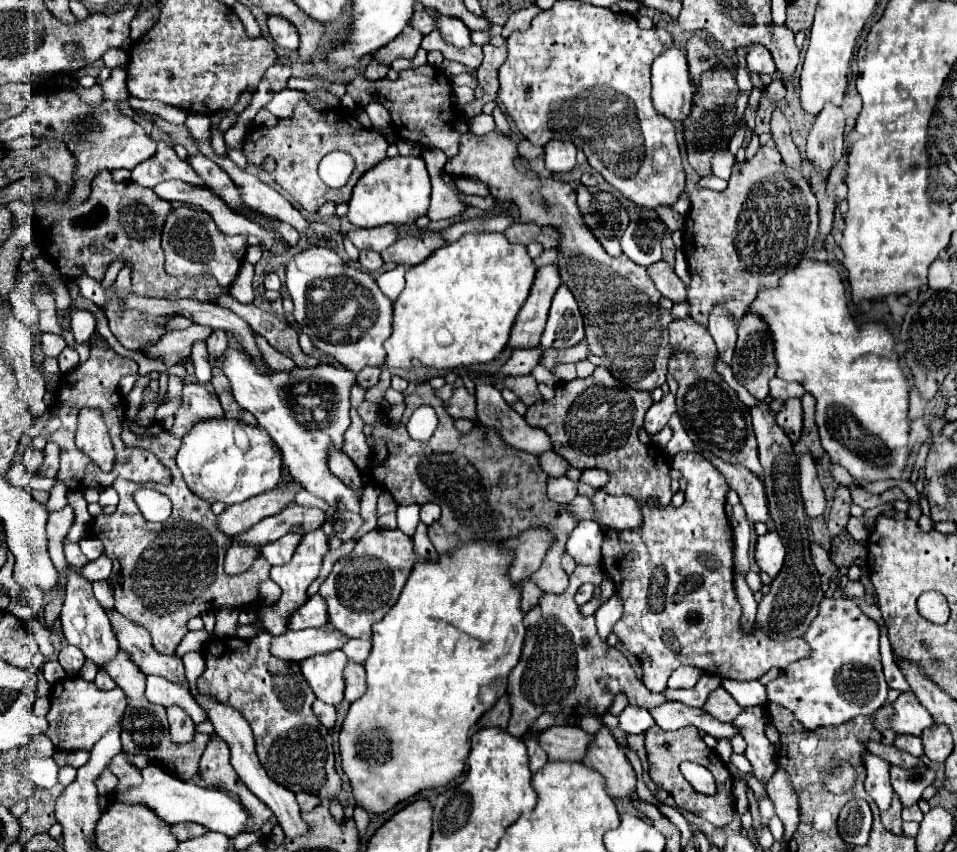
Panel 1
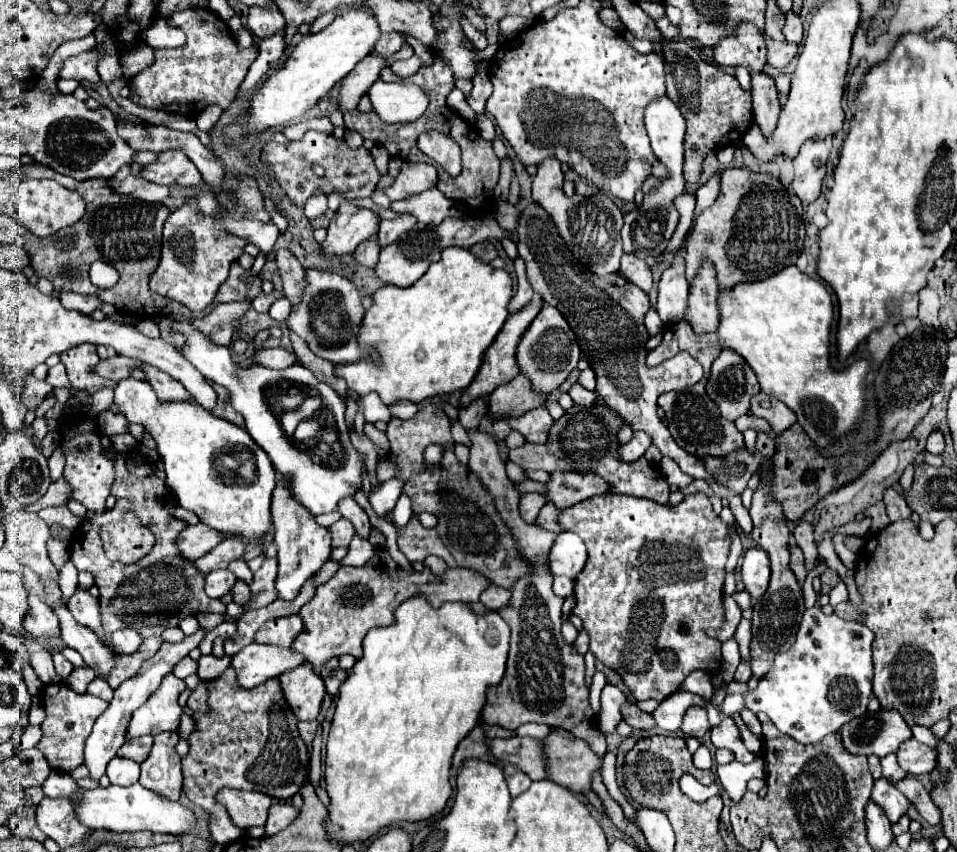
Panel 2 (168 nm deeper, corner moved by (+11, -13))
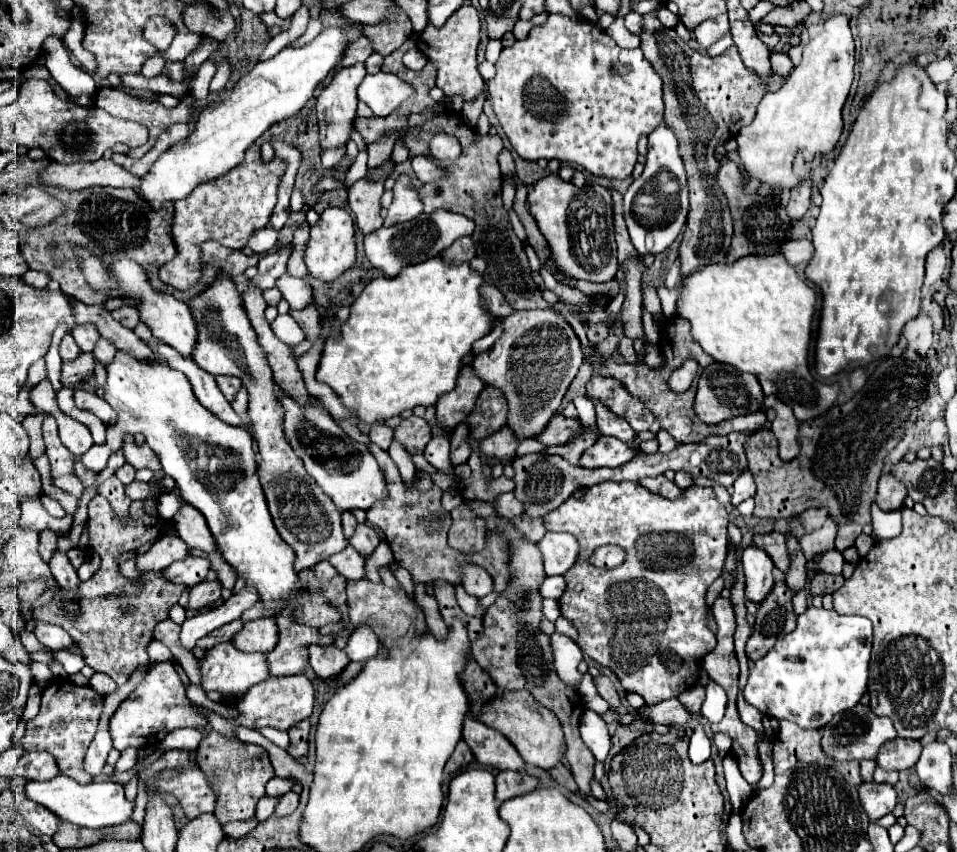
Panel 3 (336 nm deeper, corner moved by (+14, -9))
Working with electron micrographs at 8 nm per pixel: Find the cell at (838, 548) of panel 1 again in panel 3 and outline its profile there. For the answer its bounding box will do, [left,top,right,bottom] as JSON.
[810,572,846,596]

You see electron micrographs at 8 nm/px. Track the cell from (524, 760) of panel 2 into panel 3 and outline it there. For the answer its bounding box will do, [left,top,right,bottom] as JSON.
[462,714,526,770]

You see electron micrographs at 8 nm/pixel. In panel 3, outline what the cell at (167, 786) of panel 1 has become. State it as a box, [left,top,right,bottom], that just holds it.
[22,774,134,828]

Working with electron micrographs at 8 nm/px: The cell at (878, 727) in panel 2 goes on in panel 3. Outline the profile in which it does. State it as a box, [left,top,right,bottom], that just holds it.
[822,704,896,760]

